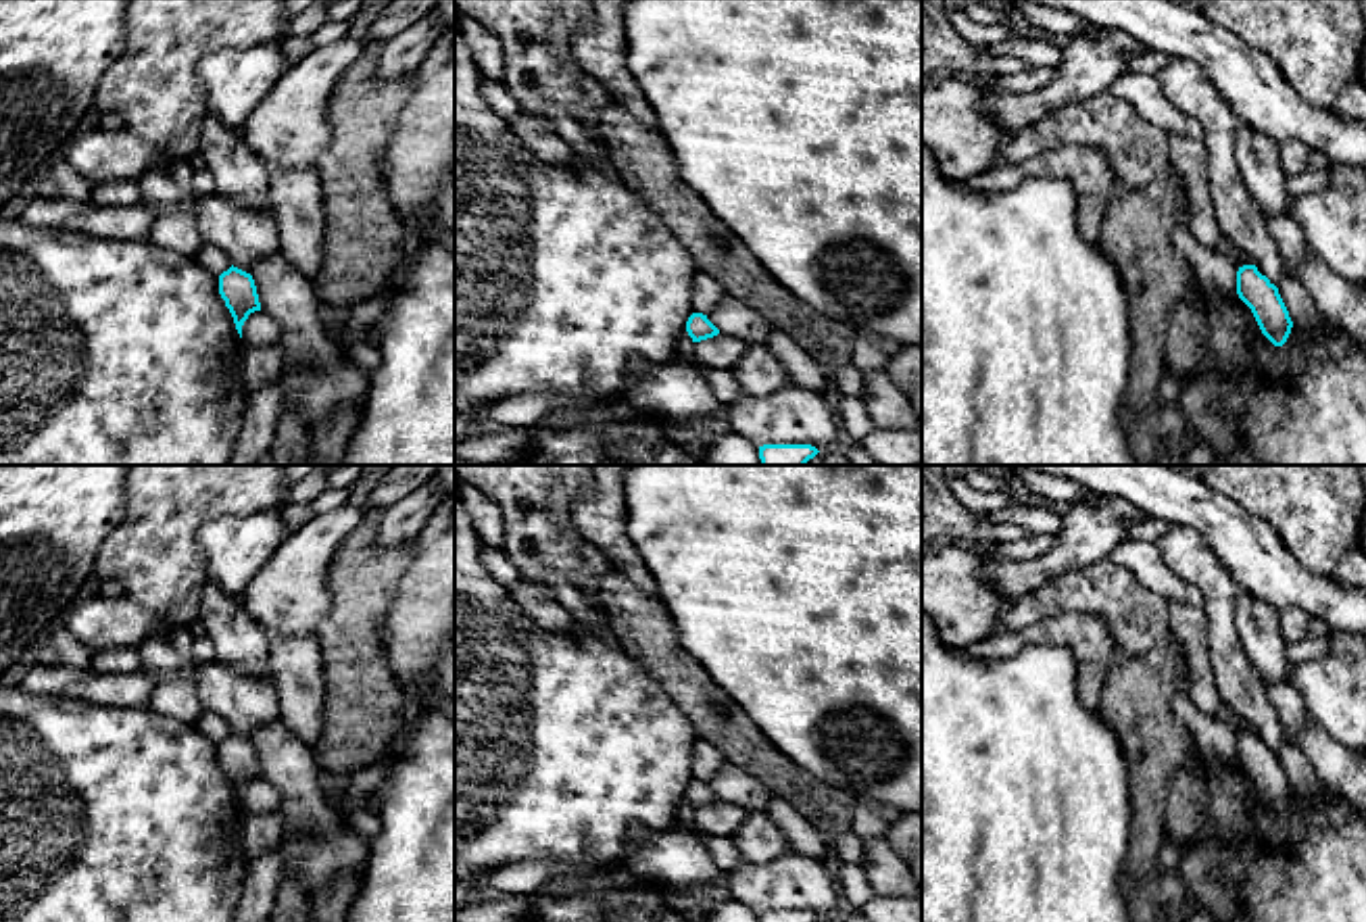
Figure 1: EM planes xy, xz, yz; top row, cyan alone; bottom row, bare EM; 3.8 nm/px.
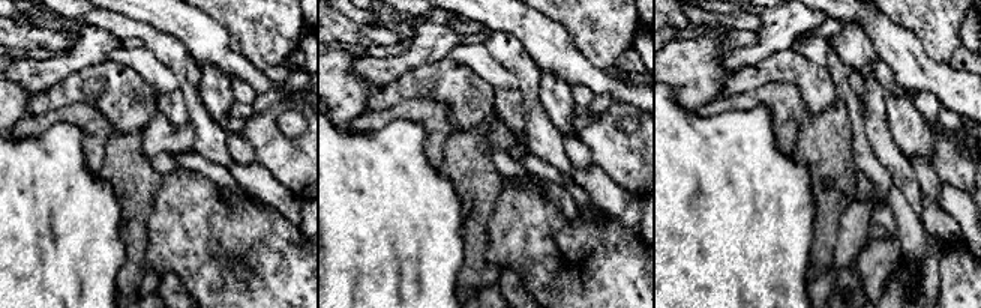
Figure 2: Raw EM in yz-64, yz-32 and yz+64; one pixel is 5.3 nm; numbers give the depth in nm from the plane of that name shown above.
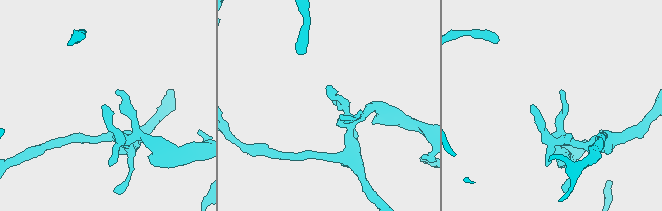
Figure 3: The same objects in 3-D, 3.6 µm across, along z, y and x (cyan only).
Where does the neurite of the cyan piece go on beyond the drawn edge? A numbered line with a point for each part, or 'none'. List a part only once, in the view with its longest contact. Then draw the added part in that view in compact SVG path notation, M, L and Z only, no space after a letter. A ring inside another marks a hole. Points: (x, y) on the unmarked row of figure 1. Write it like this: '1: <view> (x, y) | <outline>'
none

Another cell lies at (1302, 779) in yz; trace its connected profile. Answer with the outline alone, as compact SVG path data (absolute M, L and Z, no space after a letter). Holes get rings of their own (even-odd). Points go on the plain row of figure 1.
M1289 743L1280 747L1278 761L1289 778L1293 793L1297 793L1303 801L1324 801L1331 795L1297 745Z

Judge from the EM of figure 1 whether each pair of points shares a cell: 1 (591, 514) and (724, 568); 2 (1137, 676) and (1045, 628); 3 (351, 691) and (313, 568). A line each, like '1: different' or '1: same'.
1: different
2: different
3: different

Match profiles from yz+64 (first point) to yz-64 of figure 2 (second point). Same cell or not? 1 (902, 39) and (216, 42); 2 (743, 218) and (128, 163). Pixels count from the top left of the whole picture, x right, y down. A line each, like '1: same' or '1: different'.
1: same
2: different

